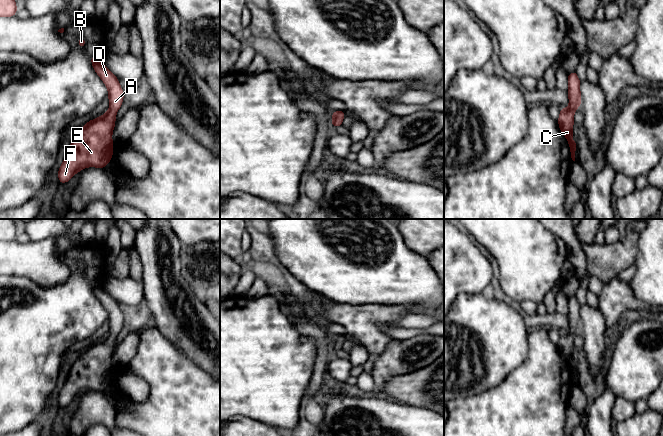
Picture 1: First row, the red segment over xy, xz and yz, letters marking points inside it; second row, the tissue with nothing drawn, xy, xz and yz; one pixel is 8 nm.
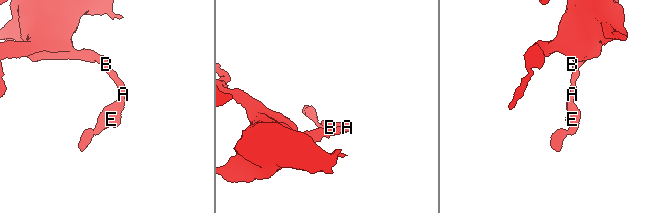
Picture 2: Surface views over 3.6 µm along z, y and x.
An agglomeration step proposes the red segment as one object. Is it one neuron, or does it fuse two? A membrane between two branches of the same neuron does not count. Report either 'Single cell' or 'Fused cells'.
Single cell

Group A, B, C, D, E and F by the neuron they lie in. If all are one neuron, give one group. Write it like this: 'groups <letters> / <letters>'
groups A B C D E F

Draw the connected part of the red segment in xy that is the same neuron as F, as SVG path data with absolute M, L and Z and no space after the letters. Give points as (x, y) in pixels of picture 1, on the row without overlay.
M91 280L94 294L108 312L109 334L102 340L90 344L71 361L67 380L58 395L61 408L68 406L77 396L86 391L103 393L113 379L112 357L116 336L122 329L124 317L118 302L111 297L99 280Z

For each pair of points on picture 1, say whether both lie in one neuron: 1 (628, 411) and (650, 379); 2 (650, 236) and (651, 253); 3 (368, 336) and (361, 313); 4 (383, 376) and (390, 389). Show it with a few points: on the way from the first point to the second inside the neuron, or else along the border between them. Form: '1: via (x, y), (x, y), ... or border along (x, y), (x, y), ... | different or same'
1: border along (617, 396), (622, 396), (634, 404) | different
2: via (651, 240), (651, 249) | same
3: via (366, 330), (361, 319) | same
4: border along (408, 373), (392, 376), (379, 390) | different

